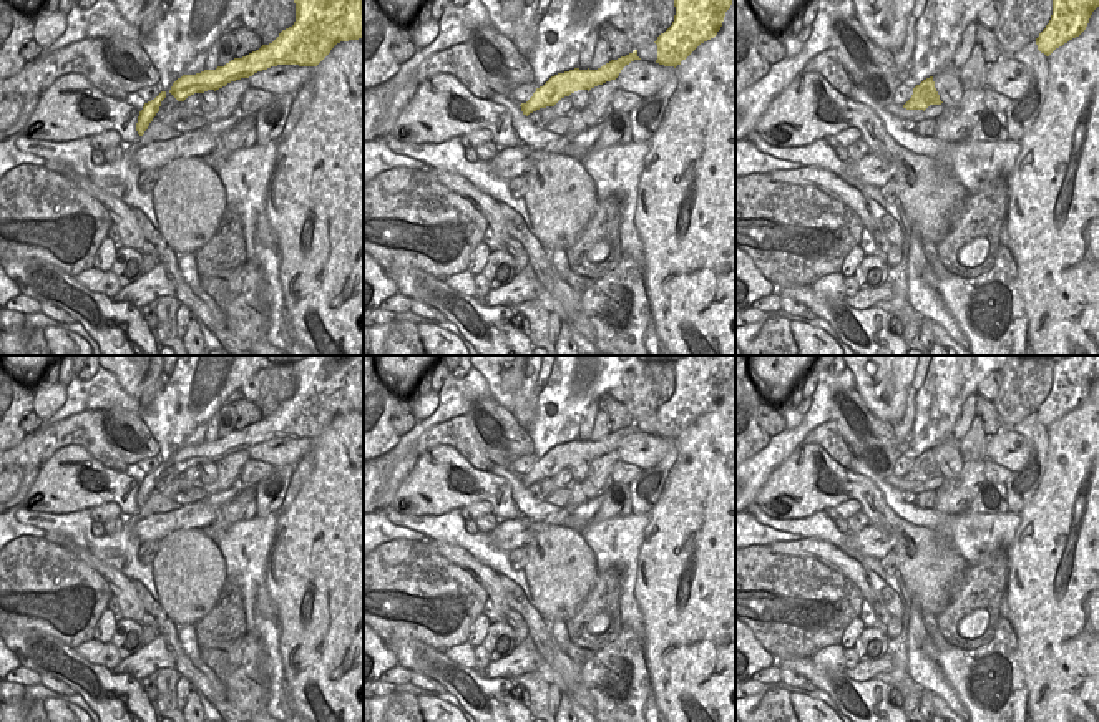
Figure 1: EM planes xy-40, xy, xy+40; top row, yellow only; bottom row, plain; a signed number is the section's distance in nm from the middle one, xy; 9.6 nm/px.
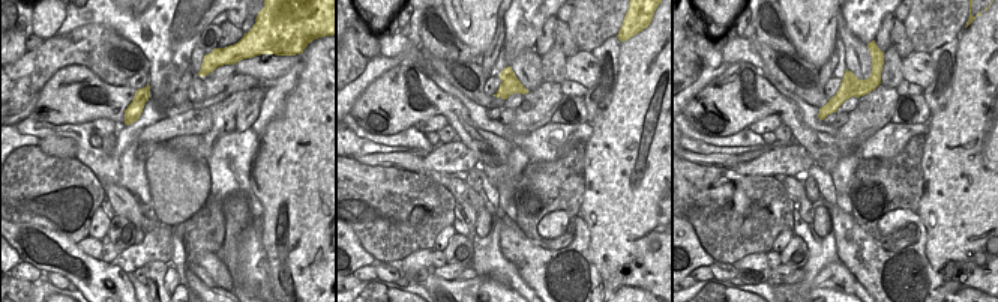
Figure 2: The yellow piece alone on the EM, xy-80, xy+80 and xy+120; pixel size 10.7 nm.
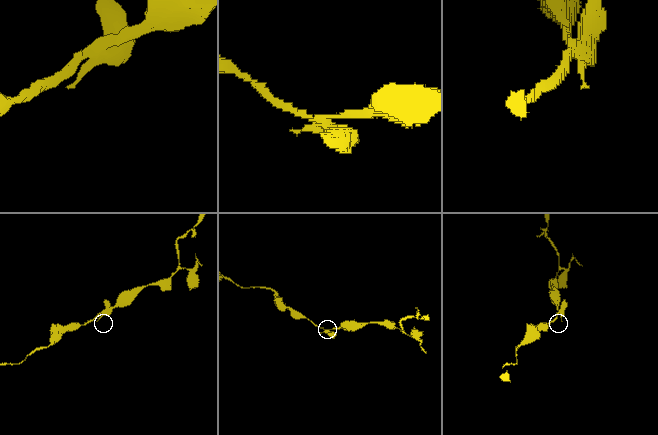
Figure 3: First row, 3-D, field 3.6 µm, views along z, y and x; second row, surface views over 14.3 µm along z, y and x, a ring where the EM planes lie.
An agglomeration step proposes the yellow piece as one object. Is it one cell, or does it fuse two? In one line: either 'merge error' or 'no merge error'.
no merge error

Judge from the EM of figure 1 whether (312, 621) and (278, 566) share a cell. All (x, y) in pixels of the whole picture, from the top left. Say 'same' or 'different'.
same

